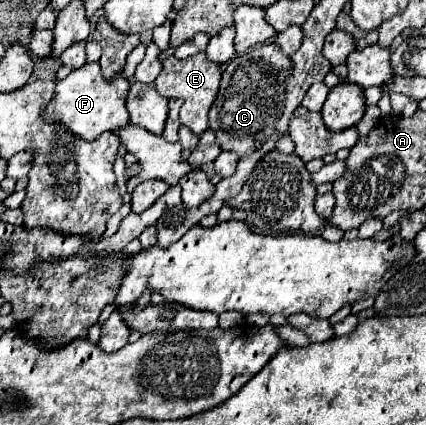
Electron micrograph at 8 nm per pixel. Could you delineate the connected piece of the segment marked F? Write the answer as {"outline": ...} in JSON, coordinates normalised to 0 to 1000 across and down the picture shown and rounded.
{"outline":[[[204,146],[200,155],[171,165],[157,184],[134,193],[129,231],[115,240],[106,278],[115,278],[115,287],[129,282],[153,292],[171,315],[200,329],[223,329],[232,315],[251,306],[265,311],[303,287],[303,268],[293,254],[293,226],[303,202],[308,193],[289,169],[275,174],[275,184],[242,184],[237,155],[228,146]]]}

